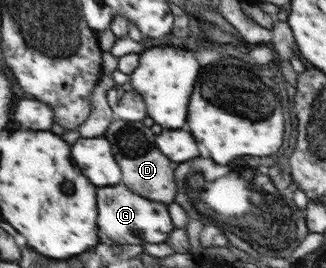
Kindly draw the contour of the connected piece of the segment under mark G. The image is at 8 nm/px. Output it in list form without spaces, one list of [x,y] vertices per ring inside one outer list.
[[[123,184],[101,188],[97,196],[101,198],[101,218],[99,218],[101,232],[107,232],[119,244],[167,243],[170,234],[176,229],[170,210],[167,208],[168,204],[143,198],[143,196],[131,192]]]

